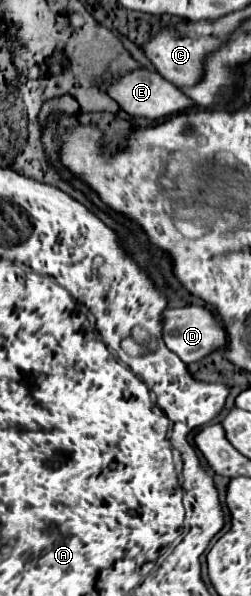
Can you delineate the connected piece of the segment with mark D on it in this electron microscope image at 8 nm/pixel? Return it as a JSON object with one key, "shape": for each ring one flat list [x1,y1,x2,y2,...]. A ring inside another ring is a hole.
{"shape":[[199,305,165,309,163,311,163,341,175,355,179,355,183,363,189,365,203,359,213,349,225,347,225,329,215,321,215,317,205,307,199,307]]}

